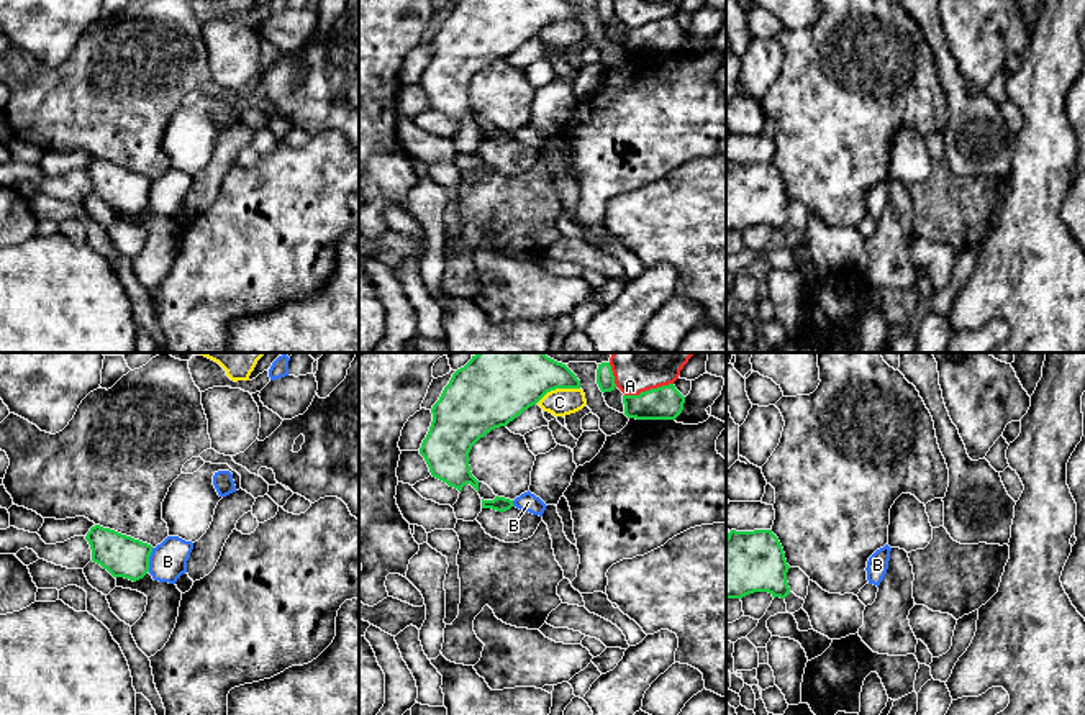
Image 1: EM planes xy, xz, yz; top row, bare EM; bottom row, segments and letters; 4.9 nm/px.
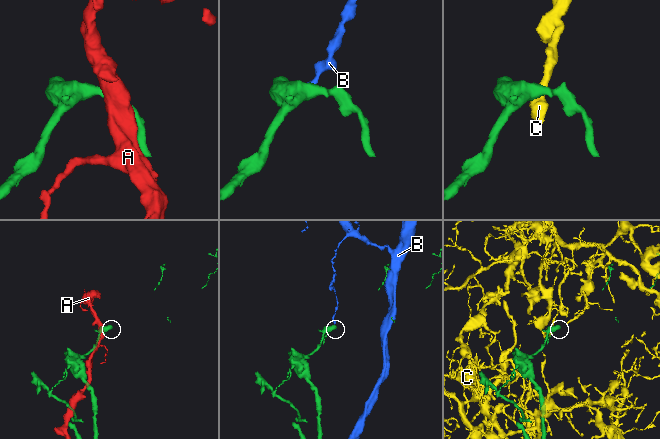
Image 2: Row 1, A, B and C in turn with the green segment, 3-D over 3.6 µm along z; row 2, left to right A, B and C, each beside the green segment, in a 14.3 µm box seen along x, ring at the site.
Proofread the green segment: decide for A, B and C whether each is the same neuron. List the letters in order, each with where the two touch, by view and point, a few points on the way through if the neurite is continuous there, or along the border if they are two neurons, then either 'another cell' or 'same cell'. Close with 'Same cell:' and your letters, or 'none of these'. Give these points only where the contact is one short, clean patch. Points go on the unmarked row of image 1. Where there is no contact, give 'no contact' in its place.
A: contact xz (648, 23); another cell
B: contact xy (148, 192); border xy (153, 181), (148, 191), (148, 204); another cell
C: contact xz (558, 20); border xz (579, 20), (551, 22), (536, 35); another cell
Same cell: none of these

